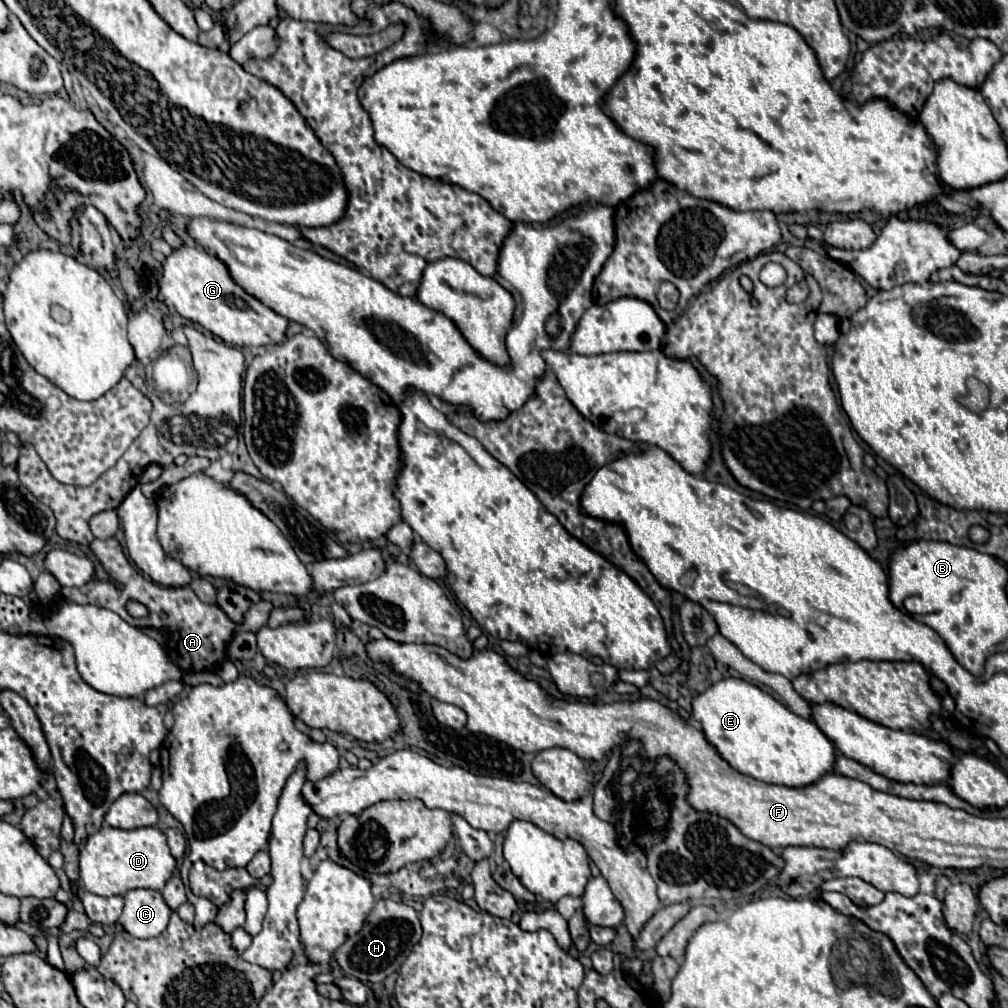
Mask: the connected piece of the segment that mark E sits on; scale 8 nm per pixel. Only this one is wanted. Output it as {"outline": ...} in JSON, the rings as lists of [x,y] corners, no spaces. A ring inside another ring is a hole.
{"outline":[[[727,678],[717,684],[711,684],[705,692],[695,696],[693,700],[693,718],[701,724],[705,740],[719,752],[719,756],[729,762],[737,772],[751,776],[755,780],[767,784],[787,784],[799,788],[799,784],[811,784],[811,780],[819,780],[823,772],[831,772],[831,764],[835,760],[833,742],[819,730],[813,720],[805,720],[793,714],[787,706],[777,702],[773,696],[749,684],[741,678]]]}

